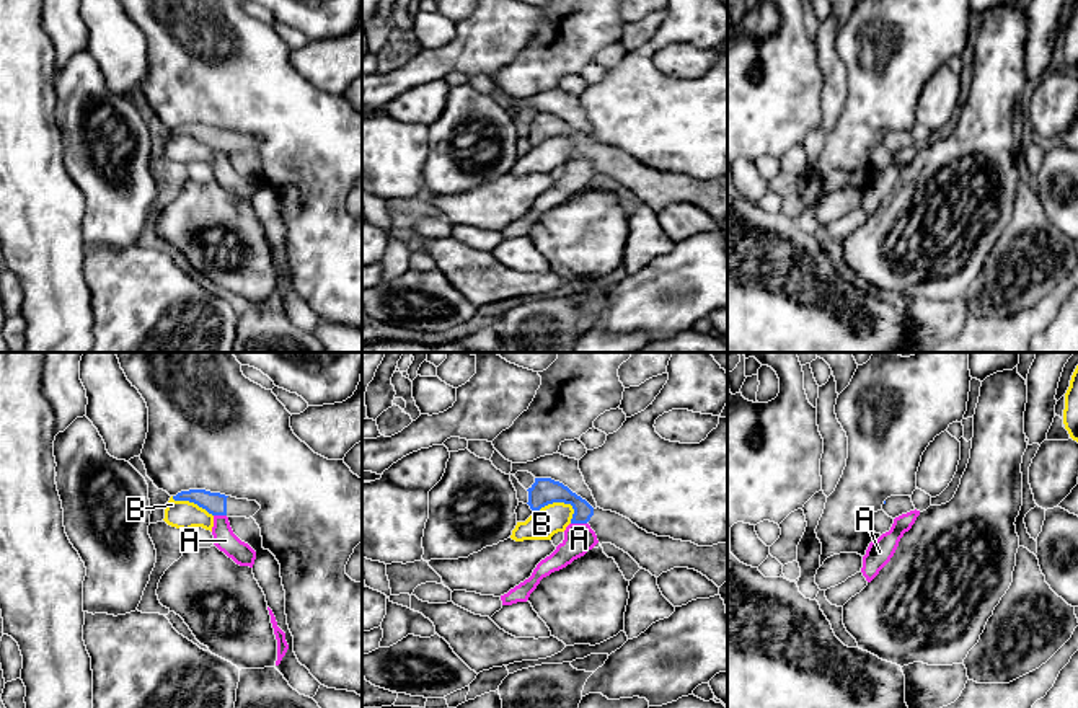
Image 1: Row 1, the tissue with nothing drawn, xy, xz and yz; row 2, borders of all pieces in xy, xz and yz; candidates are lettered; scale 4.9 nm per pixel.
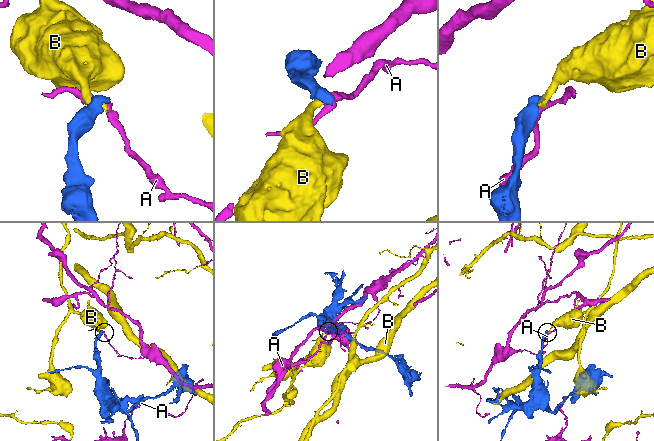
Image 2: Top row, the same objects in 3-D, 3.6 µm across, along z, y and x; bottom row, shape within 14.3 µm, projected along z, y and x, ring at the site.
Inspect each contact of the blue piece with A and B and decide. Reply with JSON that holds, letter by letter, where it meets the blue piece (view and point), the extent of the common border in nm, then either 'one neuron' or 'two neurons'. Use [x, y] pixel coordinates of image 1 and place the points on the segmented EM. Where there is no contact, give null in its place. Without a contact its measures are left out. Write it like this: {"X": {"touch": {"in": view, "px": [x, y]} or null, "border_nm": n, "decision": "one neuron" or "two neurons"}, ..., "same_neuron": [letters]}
{"A": {"touch": {"in": "xz", "px": [579, 522]}, "border_nm": 80, "decision": "two neurons"}, "B": {"touch": {"in": "xz", "px": [553, 501]}, "border_nm": 200, "decision": "two neurons"}, "same_neuron": []}

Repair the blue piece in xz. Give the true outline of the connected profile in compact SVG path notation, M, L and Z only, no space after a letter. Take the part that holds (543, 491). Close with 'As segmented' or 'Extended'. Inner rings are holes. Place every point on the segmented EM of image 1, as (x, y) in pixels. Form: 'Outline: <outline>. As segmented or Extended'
Outline: M535 478L527 491L527 504L533 512L553 502L571 504L574 509L571 524L589 524L600 545L615 545L656 577L674 568L688 568L701 573L718 587L727 581L727 543L698 546L691 542L647 533L616 512L594 509L585 499L551 478Z. Extended

